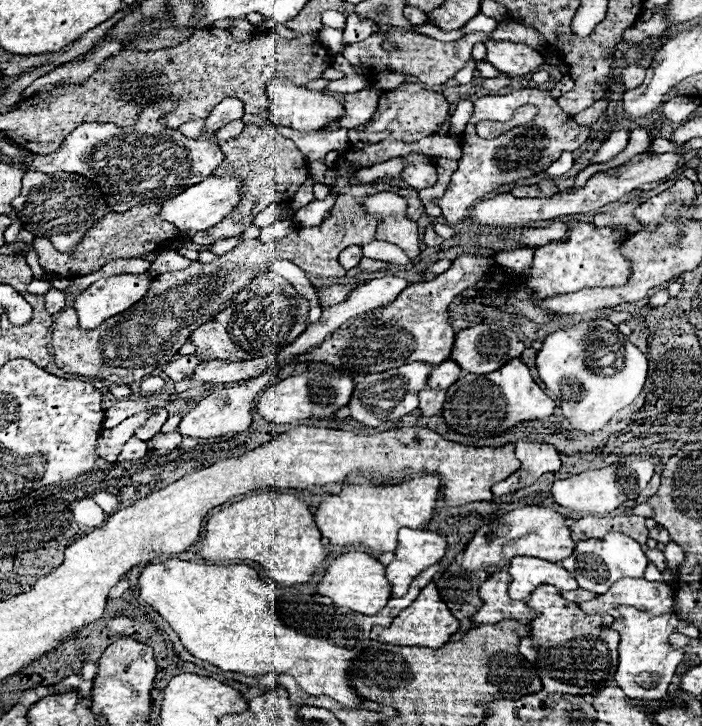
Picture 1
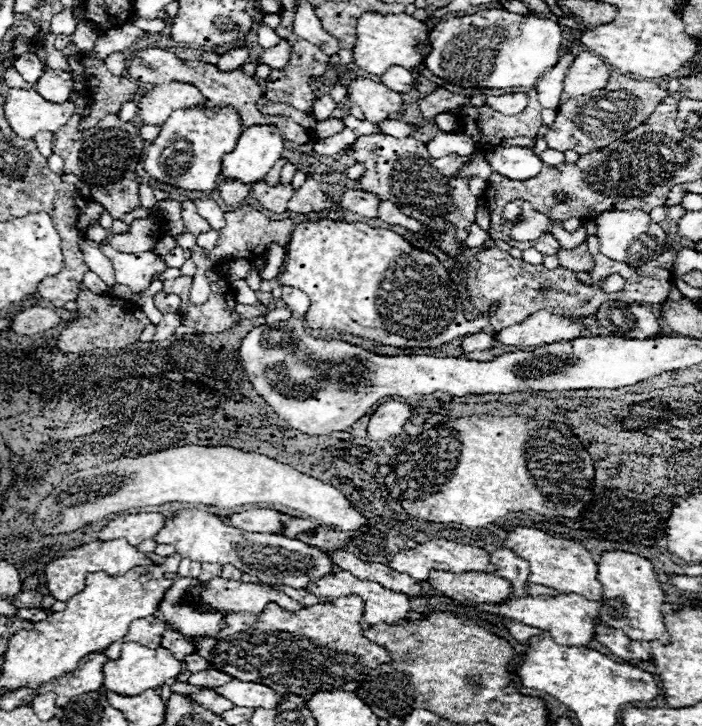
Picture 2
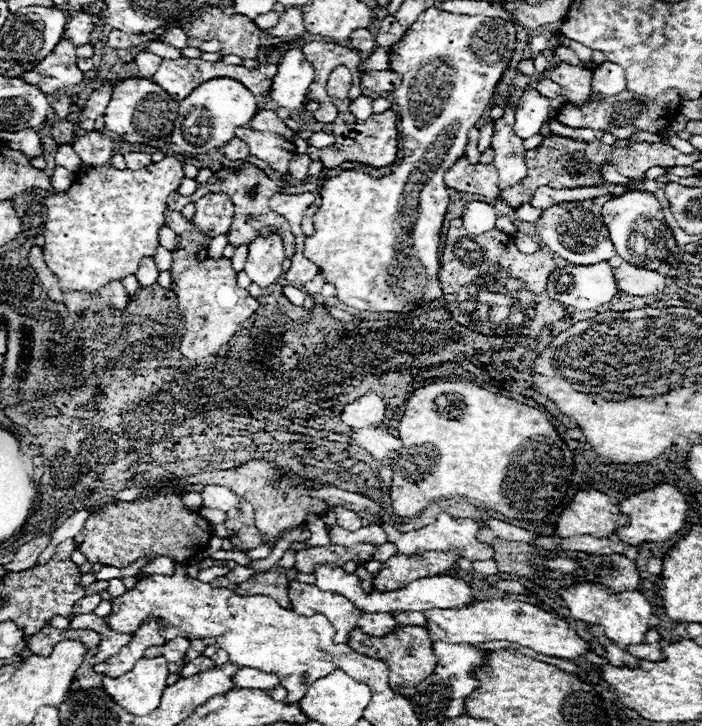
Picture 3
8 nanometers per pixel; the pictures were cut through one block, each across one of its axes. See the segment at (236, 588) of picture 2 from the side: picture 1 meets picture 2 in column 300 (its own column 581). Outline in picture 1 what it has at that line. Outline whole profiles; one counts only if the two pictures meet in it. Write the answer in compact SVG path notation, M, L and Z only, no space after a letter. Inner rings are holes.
M620 578L608 594L578 605L587 614L605 612L620 618L618 606L634 606L650 614L674 612L674 590L664 582L648 582L644 578Z

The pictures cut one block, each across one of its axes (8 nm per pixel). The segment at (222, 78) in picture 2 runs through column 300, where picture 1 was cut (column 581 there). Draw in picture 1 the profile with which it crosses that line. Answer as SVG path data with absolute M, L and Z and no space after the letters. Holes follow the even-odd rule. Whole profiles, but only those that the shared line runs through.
M524 88L518 92L506 94L506 96L482 96L482 98L474 100L474 112L472 112L472 116L466 124L466 130L462 134L462 140L460 140L462 156L458 160L458 170L452 174L452 182L448 184L444 196L436 200L436 204L442 208L442 214L450 224L468 222L468 214L476 206L478 198L494 192L502 184L520 182L524 178L532 178L532 176L544 172L554 160L560 158L560 154L564 150L574 152L578 146L582 146L588 138L588 130L590 128L578 126L572 120L572 116L564 114L548 90ZM524 104L534 104L538 108L536 118L530 120L528 124L516 126L494 140L482 140L476 134L476 130L474 130L476 124L480 120L492 116L490 110L488 110L488 114L484 114L482 106L500 108L500 106L524 106Z

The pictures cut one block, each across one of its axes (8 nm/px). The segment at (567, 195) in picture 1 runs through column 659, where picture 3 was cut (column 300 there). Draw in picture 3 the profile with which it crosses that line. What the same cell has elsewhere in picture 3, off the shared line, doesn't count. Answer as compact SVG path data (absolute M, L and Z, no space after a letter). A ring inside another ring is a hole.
M296 154L296 158L292 158L292 166L288 168L288 174L296 180L304 180L308 178L308 168L310 168L310 158L308 154Z

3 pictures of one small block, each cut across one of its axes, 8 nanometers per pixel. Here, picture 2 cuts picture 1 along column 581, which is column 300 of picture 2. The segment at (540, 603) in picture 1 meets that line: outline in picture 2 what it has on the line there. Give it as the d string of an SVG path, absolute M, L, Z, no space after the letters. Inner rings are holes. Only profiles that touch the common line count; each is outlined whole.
M340 596L328 598L328 602L304 606L298 612L288 612L278 604L270 602L264 606L260 614L228 614L220 622L220 630L214 636L194 638L196 654L202 656L208 664L214 664L220 672L244 680L244 682L258 682L276 690L276 694L298 694L298 696L312 696L316 692L332 692L332 690L346 690L354 692L362 674L368 674L378 664L386 664L390 654L362 636L362 612L364 602L360 596Z

